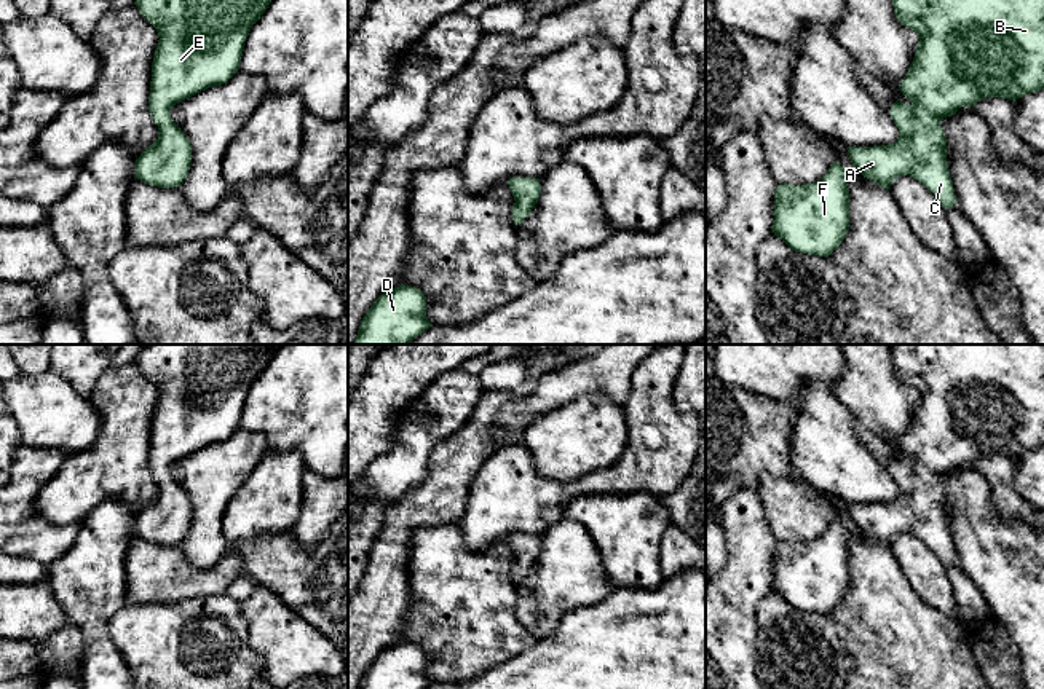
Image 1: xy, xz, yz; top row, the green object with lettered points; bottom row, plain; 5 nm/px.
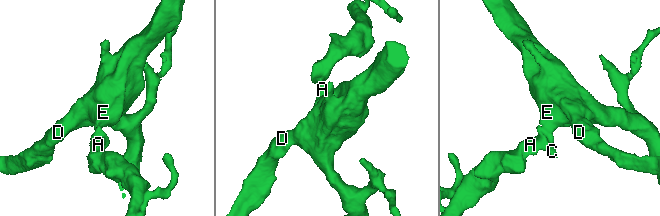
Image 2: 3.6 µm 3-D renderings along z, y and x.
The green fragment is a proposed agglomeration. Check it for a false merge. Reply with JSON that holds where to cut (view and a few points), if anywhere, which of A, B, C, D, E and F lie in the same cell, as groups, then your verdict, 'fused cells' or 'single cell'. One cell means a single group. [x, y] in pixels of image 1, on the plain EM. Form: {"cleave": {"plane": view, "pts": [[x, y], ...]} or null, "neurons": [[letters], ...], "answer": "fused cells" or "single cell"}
{"cleave": null, "neurons": [["A", "B", "C", "D", "E", "F"]], "answer": "single cell"}

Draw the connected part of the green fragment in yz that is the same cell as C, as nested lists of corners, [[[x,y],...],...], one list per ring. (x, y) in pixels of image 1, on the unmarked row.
[[[892,344],[892,362],[897,378],[919,394],[910,426],[899,442],[910,459],[896,458],[891,464],[891,475],[899,486],[896,499],[849,504],[848,512],[856,528],[880,544],[889,547],[897,534],[910,533],[948,566],[956,561],[956,552],[947,523],[947,496],[940,478],[983,455],[1015,459],[1044,447],[1044,344]]]

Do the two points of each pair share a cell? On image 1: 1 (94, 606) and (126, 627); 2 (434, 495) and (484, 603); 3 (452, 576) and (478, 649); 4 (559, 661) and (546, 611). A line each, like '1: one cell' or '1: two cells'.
1: two cells
2: two cells
3: one cell
4: two cells

